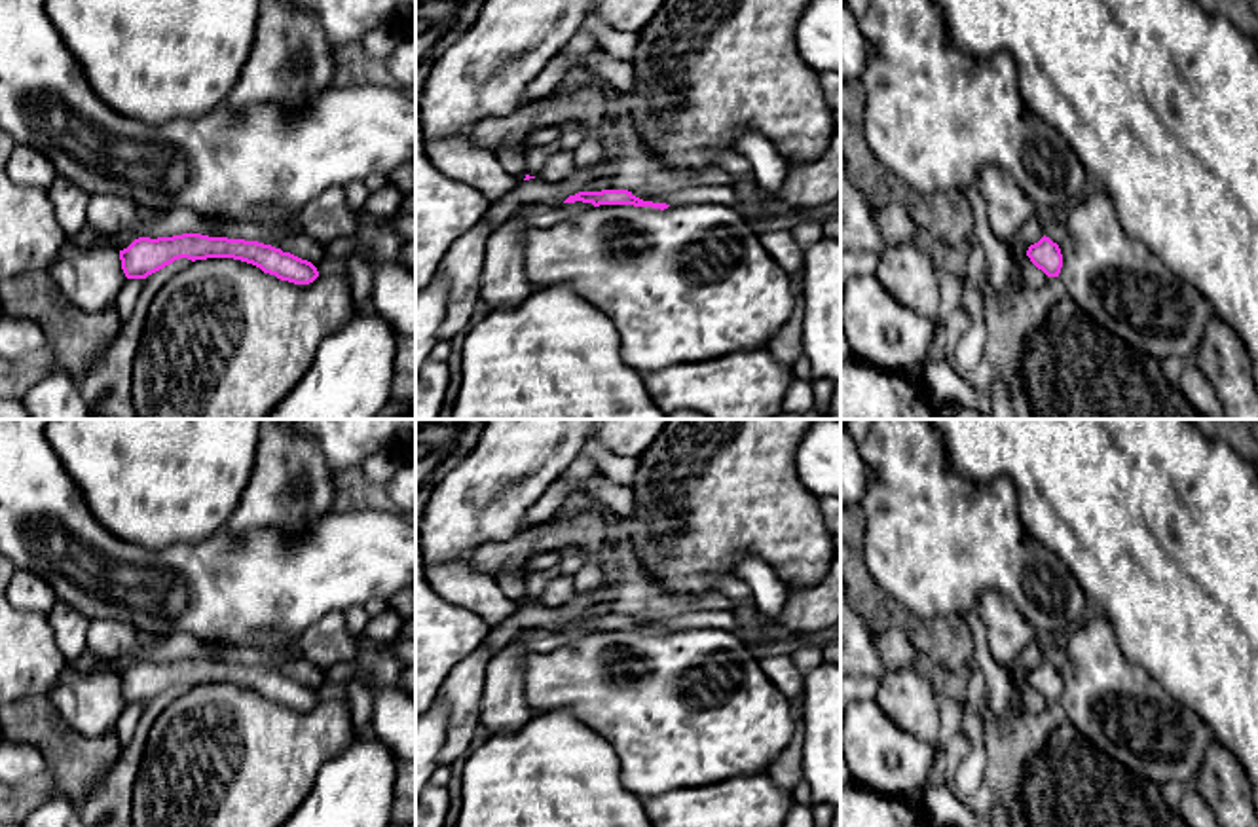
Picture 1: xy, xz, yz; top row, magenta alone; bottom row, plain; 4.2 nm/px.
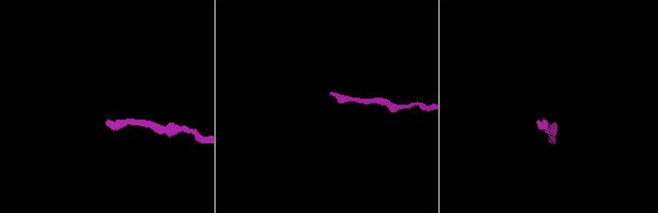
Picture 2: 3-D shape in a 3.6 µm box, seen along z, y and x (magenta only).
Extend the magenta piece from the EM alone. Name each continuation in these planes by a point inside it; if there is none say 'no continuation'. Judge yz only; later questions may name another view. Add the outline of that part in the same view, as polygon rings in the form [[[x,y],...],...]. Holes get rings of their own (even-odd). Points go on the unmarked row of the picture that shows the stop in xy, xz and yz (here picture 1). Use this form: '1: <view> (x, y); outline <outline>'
no continuation

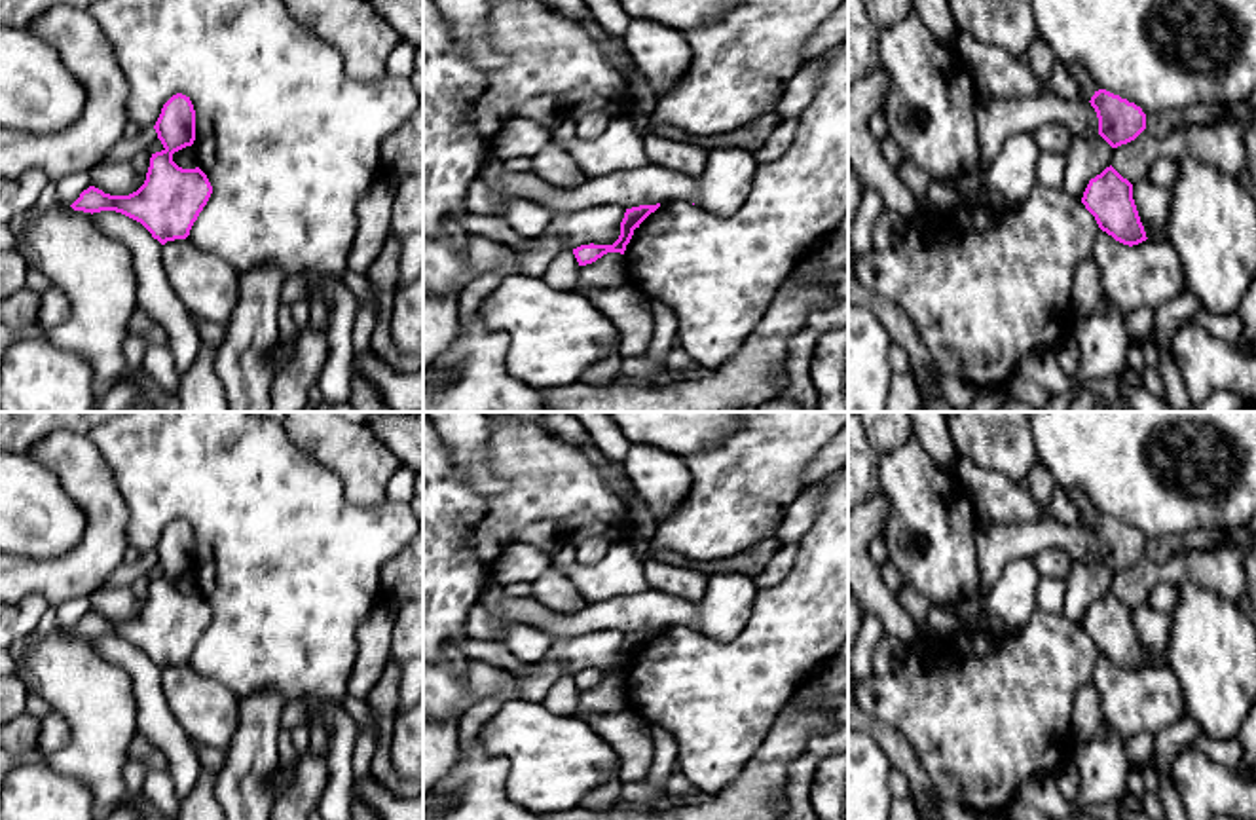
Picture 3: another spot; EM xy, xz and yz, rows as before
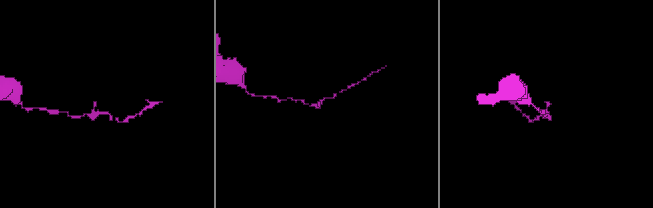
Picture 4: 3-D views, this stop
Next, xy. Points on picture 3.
no continuation

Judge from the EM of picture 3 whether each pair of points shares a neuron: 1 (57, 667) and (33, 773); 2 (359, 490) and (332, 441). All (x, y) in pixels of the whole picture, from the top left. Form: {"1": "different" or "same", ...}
{"1": "different", "2": "same"}

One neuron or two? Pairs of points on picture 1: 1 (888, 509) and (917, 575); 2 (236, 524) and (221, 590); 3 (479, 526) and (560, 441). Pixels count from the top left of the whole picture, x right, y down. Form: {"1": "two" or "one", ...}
{"1": "one", "2": "two", "3": "one"}

